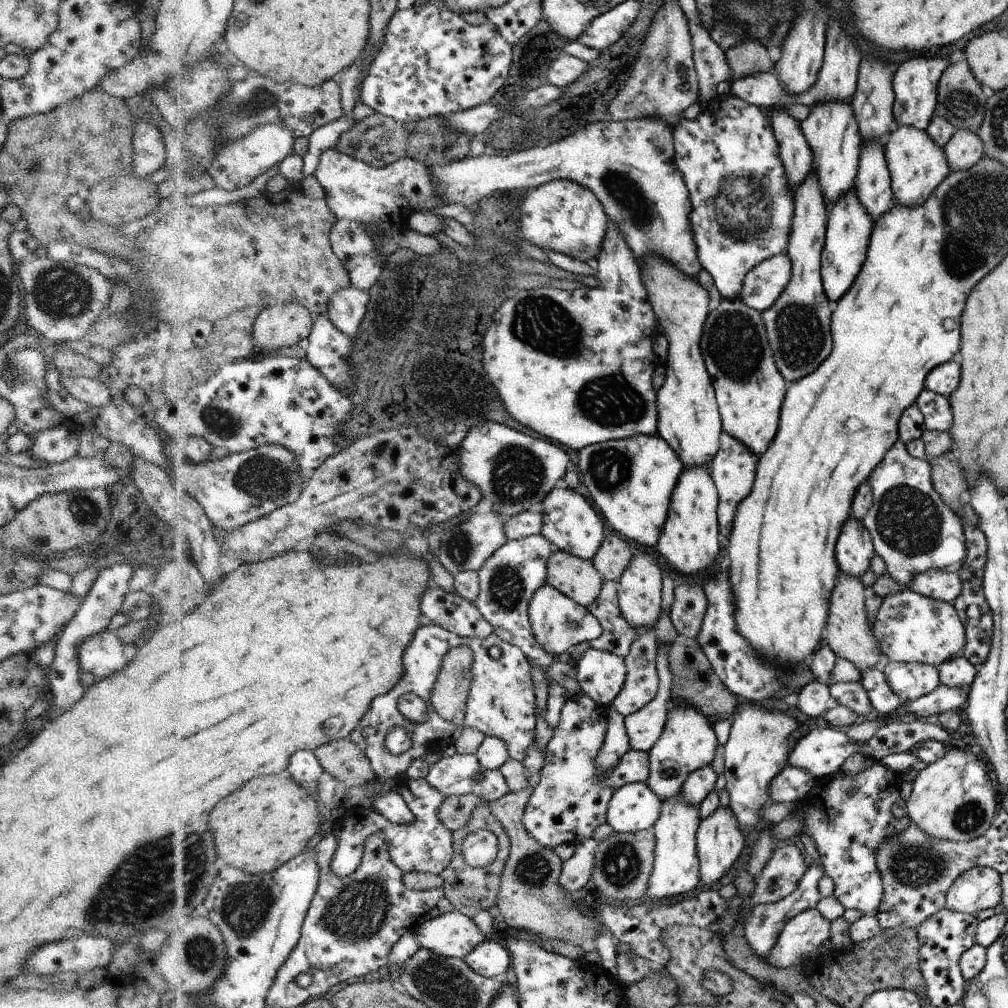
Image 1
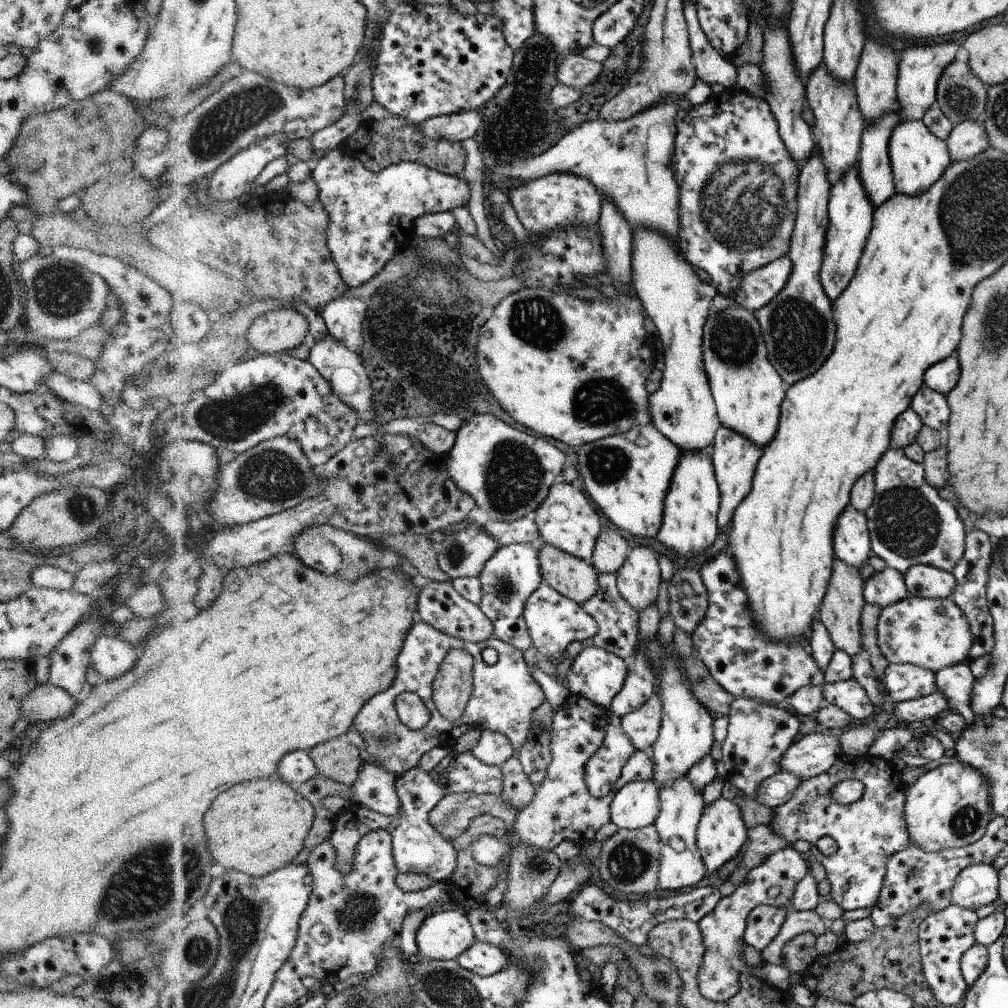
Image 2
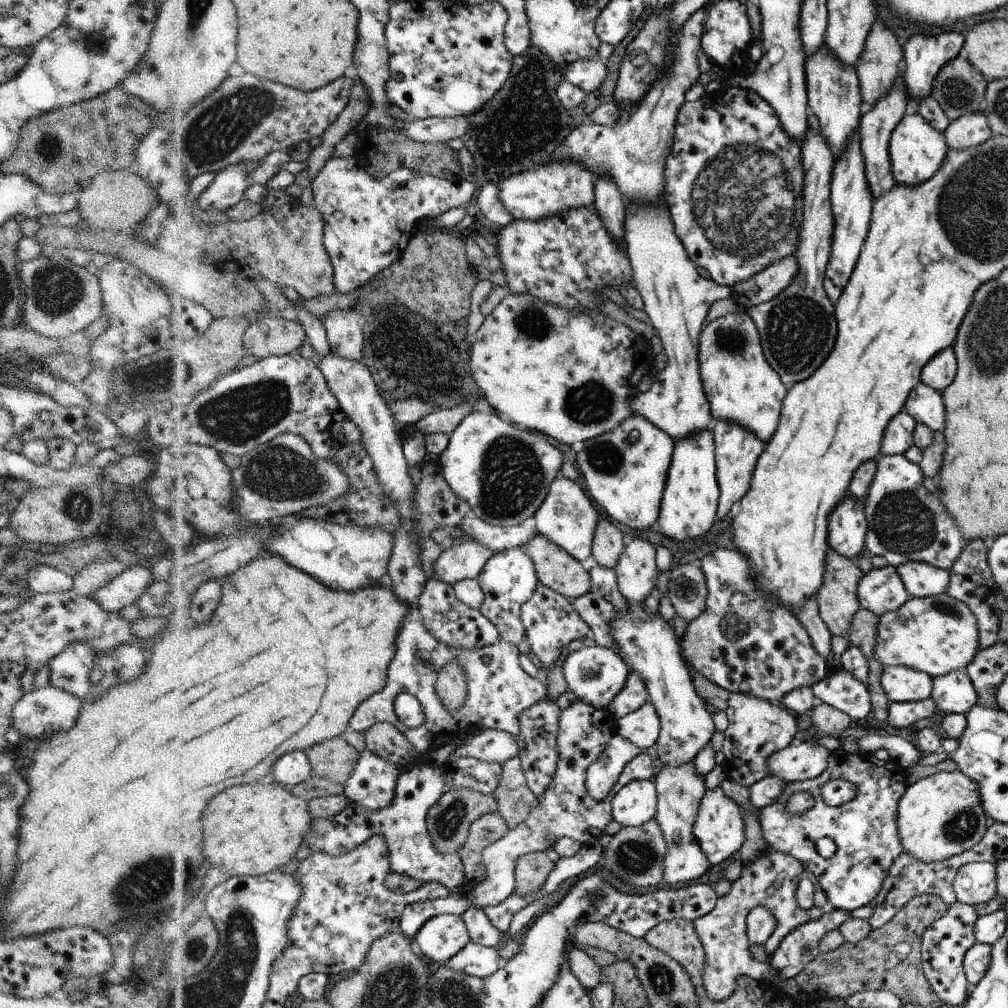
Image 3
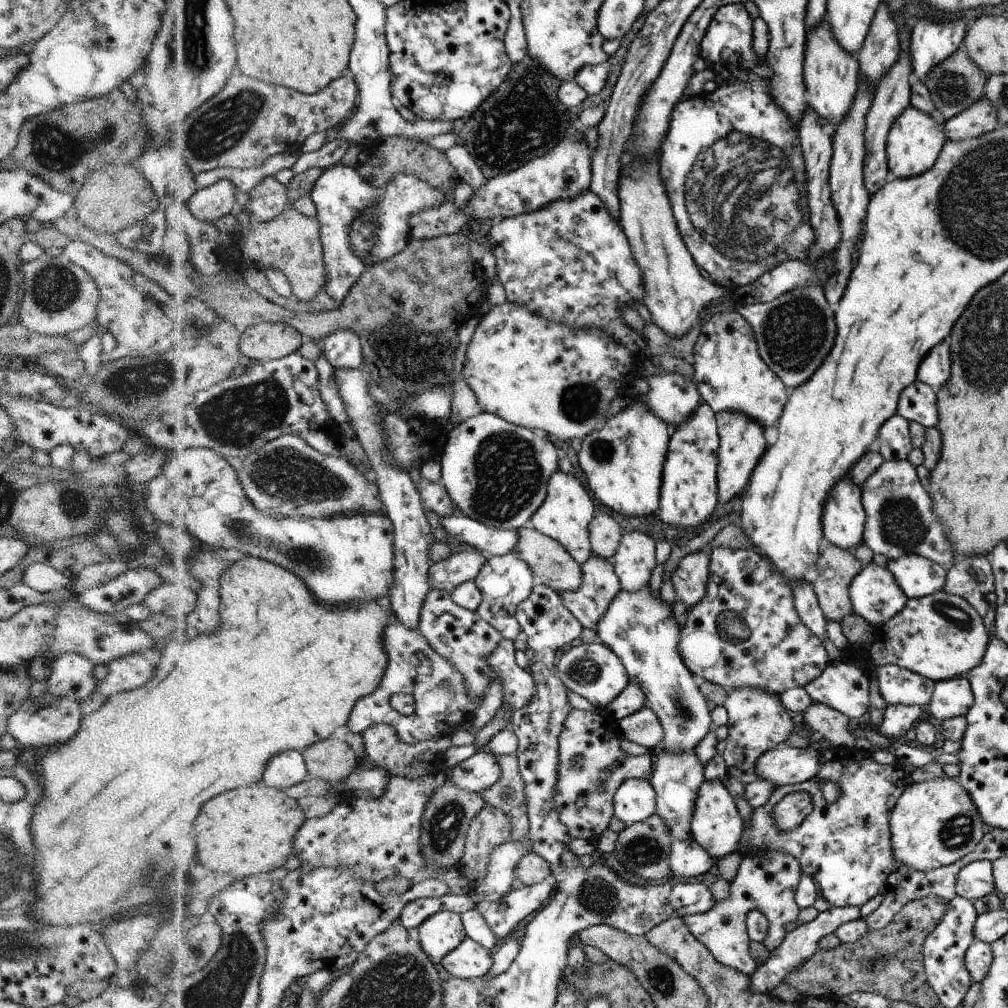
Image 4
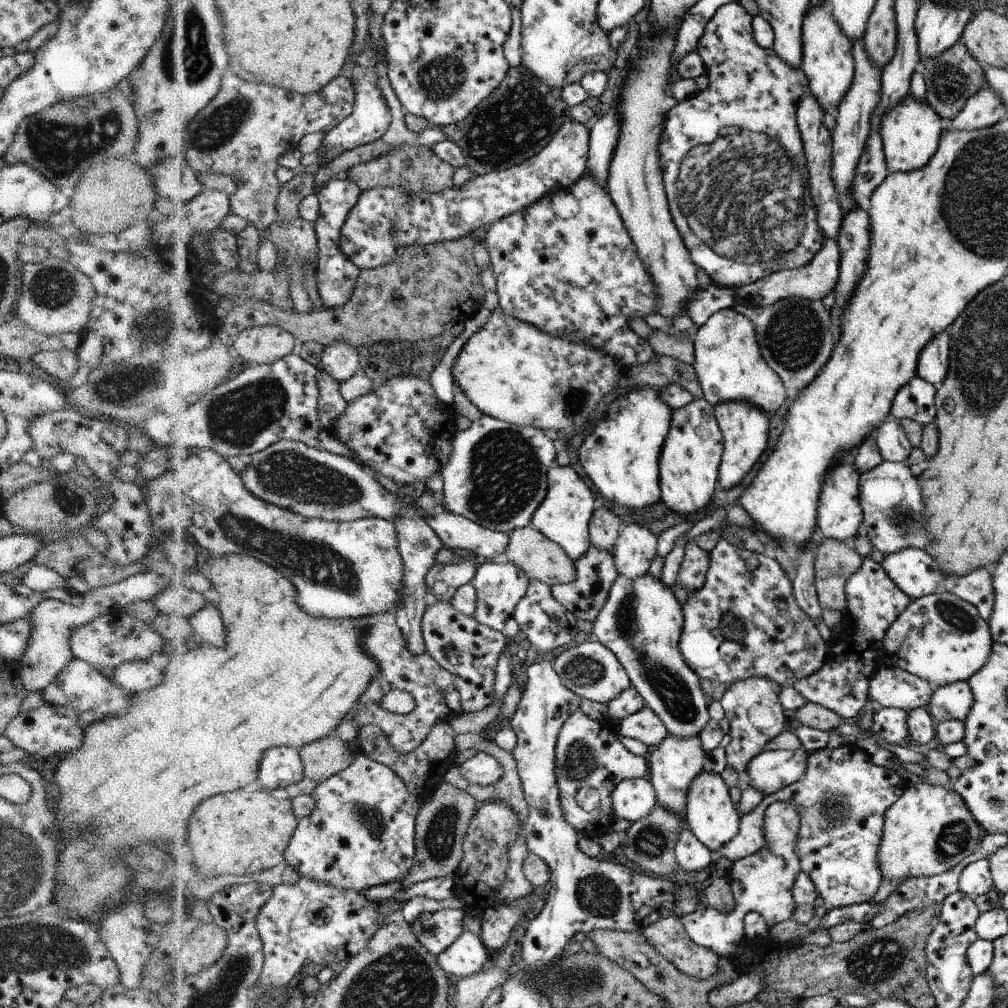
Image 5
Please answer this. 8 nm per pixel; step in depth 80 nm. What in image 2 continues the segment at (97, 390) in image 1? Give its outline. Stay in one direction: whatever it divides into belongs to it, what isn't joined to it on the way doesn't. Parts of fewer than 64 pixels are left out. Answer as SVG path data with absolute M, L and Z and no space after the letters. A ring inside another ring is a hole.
M52 371L43 376L44 383L53 394L66 403L74 403L90 410L99 410L103 400L100 393L88 382L82 382L66 378L59 372Z

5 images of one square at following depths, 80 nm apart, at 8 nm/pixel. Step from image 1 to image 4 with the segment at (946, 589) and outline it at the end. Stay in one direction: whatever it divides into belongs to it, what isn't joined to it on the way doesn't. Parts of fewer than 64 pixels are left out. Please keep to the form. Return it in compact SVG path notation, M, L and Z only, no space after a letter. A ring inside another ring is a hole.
M914 553L892 559L886 567L909 599L922 598L944 589L948 571L937 562Z

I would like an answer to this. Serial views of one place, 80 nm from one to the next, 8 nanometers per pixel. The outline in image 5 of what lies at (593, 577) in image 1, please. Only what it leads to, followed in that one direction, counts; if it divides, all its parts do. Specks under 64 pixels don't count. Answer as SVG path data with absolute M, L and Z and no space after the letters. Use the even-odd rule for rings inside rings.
M531 525L512 529L507 533L509 543L506 547L504 560L521 567L531 581L549 583L551 587L559 584L568 584L576 577L576 567L573 559L566 554L566 551L555 542L552 542L546 535Z

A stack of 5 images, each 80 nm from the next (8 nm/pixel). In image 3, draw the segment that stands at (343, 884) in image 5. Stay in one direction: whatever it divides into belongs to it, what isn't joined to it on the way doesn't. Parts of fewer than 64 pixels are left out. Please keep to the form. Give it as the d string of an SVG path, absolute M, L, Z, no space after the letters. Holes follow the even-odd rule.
M443 766L416 767L402 771L396 786L396 796L386 808L372 810L360 803L350 802L344 812L338 813L329 819L315 819L307 837L307 842L311 847L312 854L326 853L333 857L343 857L348 853L353 853L359 846L378 835L384 835L389 844L389 859L391 862L391 872L405 874L412 878L417 878L423 883L439 882L446 885L451 893L466 894L465 886L468 882L465 877L464 863L458 854L443 855L434 850L433 839L430 836L426 817L429 810L438 802L445 790L445 772Z

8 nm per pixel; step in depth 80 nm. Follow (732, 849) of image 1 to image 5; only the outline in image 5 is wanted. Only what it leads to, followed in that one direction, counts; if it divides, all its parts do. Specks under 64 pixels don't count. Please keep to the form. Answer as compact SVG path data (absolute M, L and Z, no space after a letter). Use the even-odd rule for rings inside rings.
M703 768L701 773L690 781L685 819L688 829L697 835L712 852L721 849L722 845L729 843L739 833L741 815L737 813L736 805L729 795L729 786L726 786L720 773Z

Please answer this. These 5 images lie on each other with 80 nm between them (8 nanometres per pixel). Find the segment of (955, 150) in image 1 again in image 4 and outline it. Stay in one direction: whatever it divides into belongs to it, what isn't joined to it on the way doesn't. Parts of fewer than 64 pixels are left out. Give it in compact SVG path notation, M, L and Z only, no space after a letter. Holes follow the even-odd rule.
M982 96L976 104L945 121L943 126L950 140L959 141L993 131L1000 125L998 120L996 108Z

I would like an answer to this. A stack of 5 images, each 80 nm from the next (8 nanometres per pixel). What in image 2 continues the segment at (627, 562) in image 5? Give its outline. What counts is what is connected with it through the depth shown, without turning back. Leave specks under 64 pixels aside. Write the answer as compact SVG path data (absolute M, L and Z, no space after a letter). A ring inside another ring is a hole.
M639 544L631 548L616 574L620 596L638 614L654 604L662 576L656 554L651 547Z

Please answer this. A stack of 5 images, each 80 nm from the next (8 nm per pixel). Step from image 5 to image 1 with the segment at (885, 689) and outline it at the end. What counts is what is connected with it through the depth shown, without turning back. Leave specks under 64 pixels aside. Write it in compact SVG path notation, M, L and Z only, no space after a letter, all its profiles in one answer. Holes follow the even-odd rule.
M889 661L887 665L883 665L882 671L889 687L903 703L936 690L941 684L940 670L924 663Z

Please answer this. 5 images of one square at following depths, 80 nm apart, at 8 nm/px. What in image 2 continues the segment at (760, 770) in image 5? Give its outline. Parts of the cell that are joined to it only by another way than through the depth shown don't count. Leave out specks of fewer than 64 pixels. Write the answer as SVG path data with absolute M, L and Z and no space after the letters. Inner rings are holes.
M826 730L801 736L782 758L782 771L806 780L825 773L842 757L839 738L830 736Z

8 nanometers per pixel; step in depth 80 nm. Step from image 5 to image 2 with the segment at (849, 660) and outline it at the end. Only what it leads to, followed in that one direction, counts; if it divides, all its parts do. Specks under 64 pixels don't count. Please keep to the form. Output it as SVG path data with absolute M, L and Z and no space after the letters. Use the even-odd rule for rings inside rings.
M886 567L880 572L875 572L866 581L865 602L878 605L882 609L908 596L910 594L905 585L905 577L895 568ZM854 677L833 683L824 682L821 689L828 704L839 706L855 719L866 722L866 718L875 713L873 699Z

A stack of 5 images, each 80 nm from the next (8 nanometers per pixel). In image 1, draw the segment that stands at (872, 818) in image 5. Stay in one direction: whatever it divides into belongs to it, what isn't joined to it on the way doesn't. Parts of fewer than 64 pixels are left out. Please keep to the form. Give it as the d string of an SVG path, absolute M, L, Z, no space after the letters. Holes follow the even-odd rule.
M874 761L872 766L855 775L840 770L831 776L817 780L806 796L798 803L794 803L794 810L790 812L790 815L797 812L798 817L804 819L803 830L799 836L804 833L816 843L823 870L834 882L833 895L845 909L856 909L863 912L864 915L876 915L877 910L880 910L884 896L882 895L882 877L876 867L876 850L880 848L880 844L884 840L894 836L898 837L911 824L909 816L896 818L892 814L892 806L900 800L898 788L902 782L904 780L896 772L892 772L892 769L879 761ZM848 792L852 792L852 794ZM803 806L806 807L804 816L802 812L798 811Z

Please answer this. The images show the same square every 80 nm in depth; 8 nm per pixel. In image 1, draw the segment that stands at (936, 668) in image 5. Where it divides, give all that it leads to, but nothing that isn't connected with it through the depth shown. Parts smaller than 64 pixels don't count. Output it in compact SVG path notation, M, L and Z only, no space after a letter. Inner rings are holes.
M908 588L882 601L873 622L873 635L890 661L924 663L937 668L952 657L960 656L967 644L966 626L953 603L926 597Z

